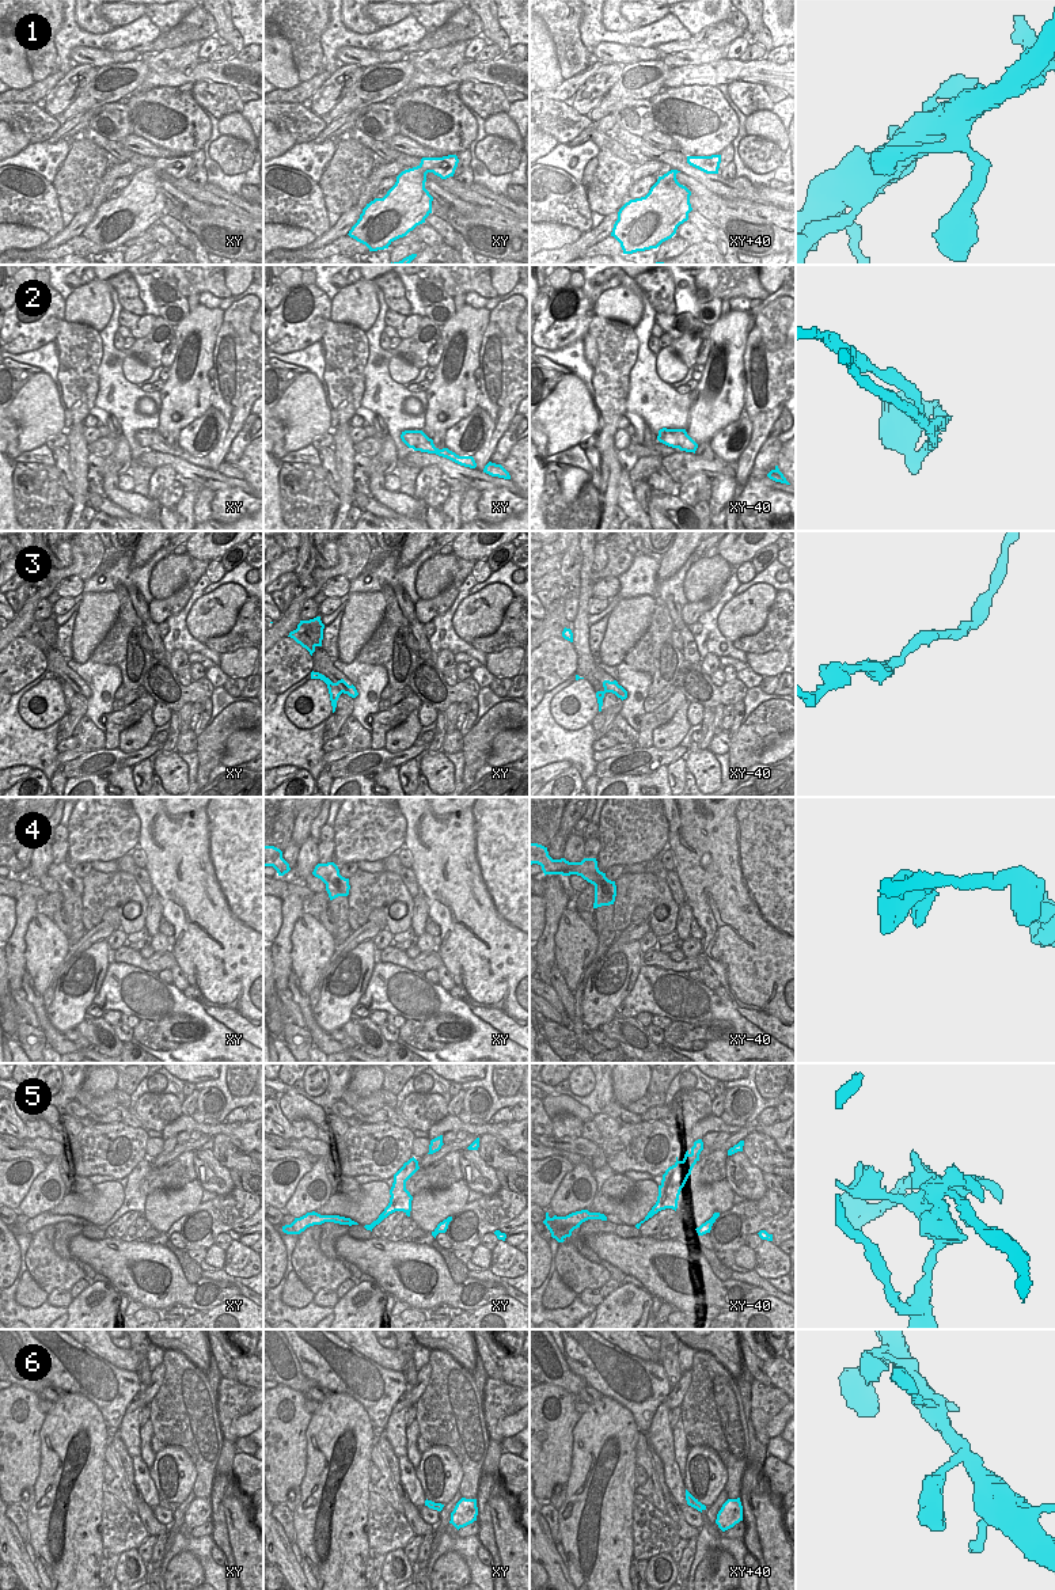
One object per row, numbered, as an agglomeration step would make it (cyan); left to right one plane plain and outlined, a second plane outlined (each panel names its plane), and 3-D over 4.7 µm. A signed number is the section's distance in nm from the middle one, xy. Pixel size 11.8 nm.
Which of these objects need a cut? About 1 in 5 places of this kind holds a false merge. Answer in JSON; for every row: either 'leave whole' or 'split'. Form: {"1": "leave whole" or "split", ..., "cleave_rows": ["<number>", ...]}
{"1": "leave whole", "2": "split", "3": "leave whole", "4": "leave whole", "5": "split", "6": "leave whole", "cleave_rows": ["2", "5"]}

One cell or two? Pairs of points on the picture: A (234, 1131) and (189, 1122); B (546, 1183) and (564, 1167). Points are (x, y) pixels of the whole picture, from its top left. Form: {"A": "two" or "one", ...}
{"A": "one", "B": "one"}

